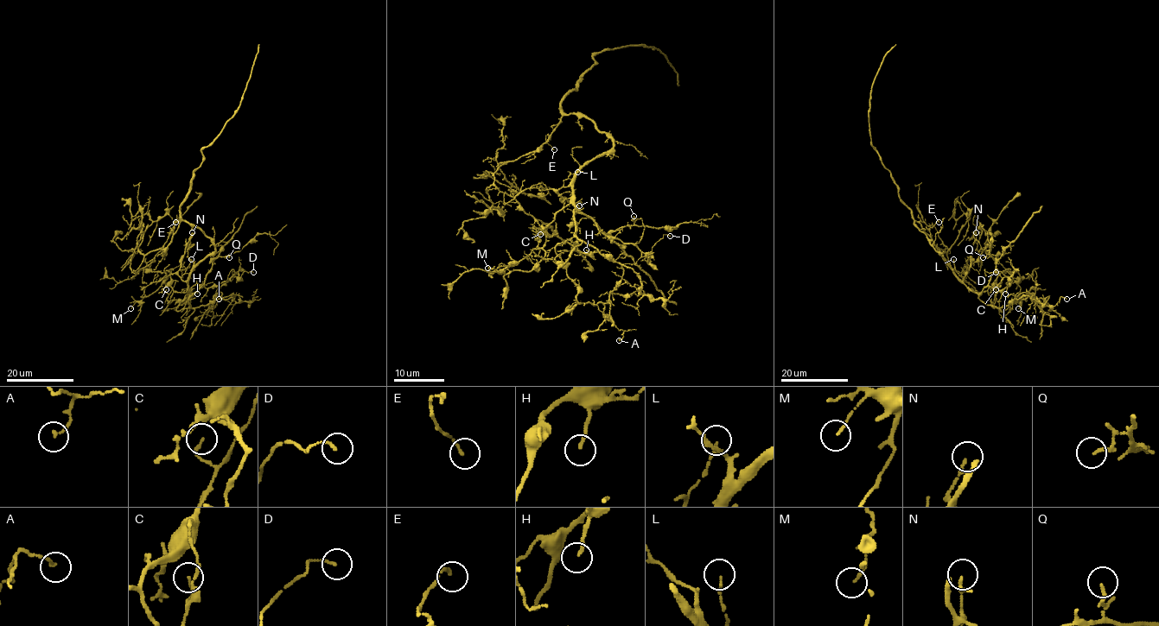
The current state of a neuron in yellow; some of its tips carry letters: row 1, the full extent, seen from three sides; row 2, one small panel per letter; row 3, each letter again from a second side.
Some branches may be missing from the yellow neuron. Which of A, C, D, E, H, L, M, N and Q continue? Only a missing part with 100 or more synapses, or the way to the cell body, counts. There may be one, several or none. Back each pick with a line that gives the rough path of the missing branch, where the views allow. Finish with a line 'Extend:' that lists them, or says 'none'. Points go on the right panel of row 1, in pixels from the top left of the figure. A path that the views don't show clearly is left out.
N: (976, 232), (974, 229), (977, 224), (1003, 199), (1039, 176), (1023, 175), (1011, 167)
Extend: N

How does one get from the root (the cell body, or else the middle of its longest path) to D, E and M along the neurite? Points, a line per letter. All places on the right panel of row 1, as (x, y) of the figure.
D: (919, 230), (952, 271), (977, 294), (987, 287), (995, 288), (1004, 276), (1008, 276), (1001, 271), (996, 272)
E: (919, 230), (915, 220), (929, 235), (929, 229), (939, 222)
M: (919, 230), (952, 271), (975, 293), (985, 292), (1002, 272), (1008, 272), (1021, 288), (1022, 300), (1018, 308)

